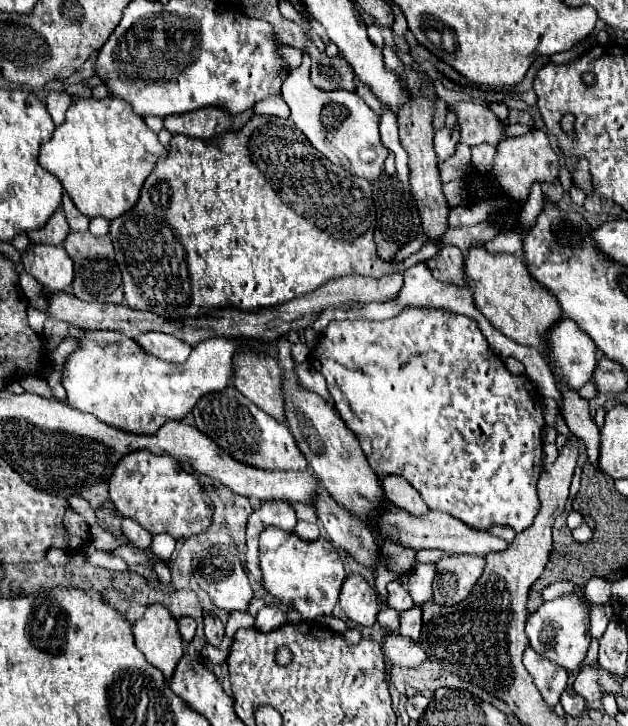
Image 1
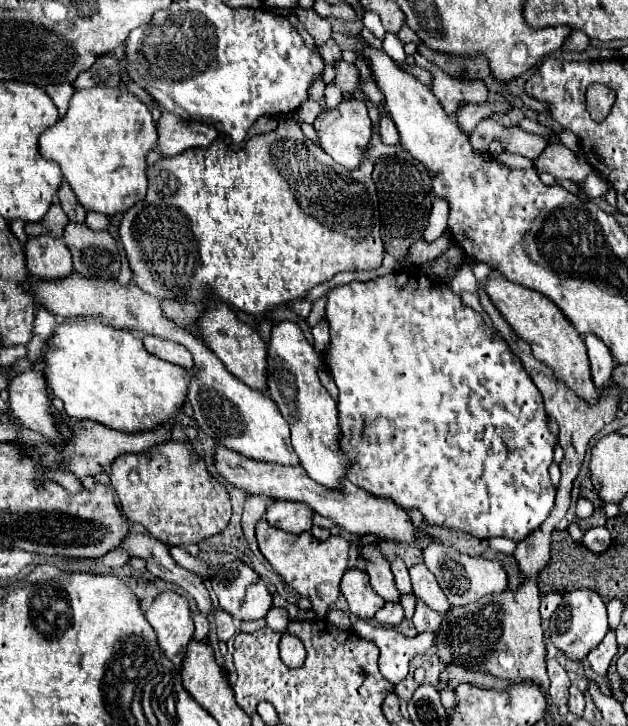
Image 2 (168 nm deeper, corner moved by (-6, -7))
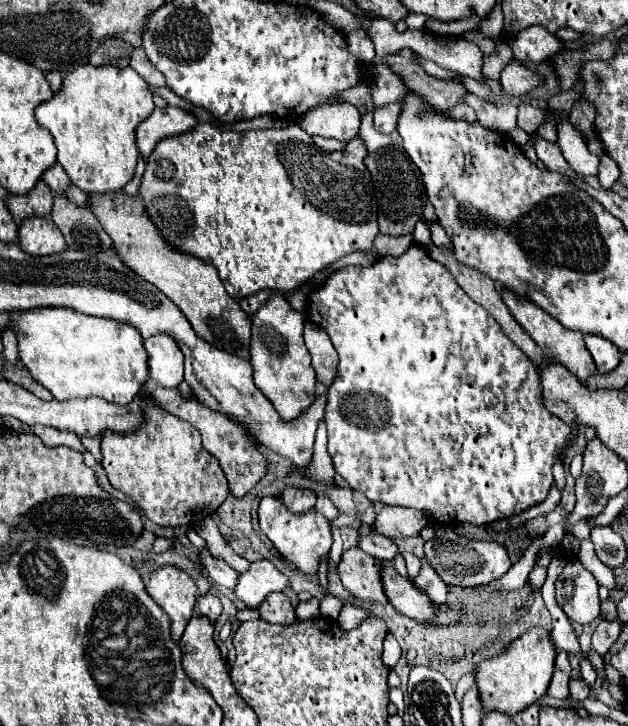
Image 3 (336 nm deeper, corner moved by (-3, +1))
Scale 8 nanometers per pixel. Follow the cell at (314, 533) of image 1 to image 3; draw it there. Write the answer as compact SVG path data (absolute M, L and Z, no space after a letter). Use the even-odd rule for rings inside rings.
M319 494L317 504L315 504L315 510L317 510L317 512L321 512L329 522L331 522L331 520L335 520L335 518L339 516L339 510L333 506L333 502L331 502L325 494Z

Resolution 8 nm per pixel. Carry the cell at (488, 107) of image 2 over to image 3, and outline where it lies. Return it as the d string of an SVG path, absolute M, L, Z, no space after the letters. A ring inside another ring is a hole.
M507 64L501 72L501 90L507 98L521 98L537 84L539 78L519 64Z

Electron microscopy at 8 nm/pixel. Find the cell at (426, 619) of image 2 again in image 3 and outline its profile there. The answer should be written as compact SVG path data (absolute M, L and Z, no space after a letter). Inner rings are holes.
M421 558L421 562L423 562L423 568L421 568L419 576L413 580L413 584L417 584L417 588L421 588L429 596L429 600L433 600L433 604L437 604L437 608L439 608L447 602L447 586L437 576L437 572L427 564L425 558Z

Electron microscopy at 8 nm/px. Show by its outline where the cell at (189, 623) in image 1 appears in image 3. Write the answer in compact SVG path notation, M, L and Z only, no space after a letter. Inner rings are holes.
M205 594L205 596L201 596L201 598L197 600L195 612L201 614L201 616L205 616L205 618L209 618L211 622L215 622L215 620L219 618L219 614L221 614L221 602L219 602L219 598L213 596L213 594Z

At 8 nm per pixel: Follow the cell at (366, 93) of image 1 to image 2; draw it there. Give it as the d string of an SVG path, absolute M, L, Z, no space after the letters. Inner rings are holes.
M384 116L384 122L380 122L380 136L384 144L390 144L390 146L398 144L398 130L390 116Z

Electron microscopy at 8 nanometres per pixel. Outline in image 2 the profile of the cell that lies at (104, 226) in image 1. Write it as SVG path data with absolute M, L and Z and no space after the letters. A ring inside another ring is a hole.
M88 212L88 214L86 214L86 224L88 224L92 230L106 230L108 216L104 216L104 214L100 214L100 212Z

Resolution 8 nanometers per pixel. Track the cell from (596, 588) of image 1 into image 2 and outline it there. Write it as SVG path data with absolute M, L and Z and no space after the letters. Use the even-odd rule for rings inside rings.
M572 590L562 594L562 602L548 624L548 634L556 648L560 648L574 660L582 660L584 656L588 656L588 652L602 642L608 630L610 628L606 620L606 604L604 600L600 600L600 596L596 596L596 592L588 590Z

